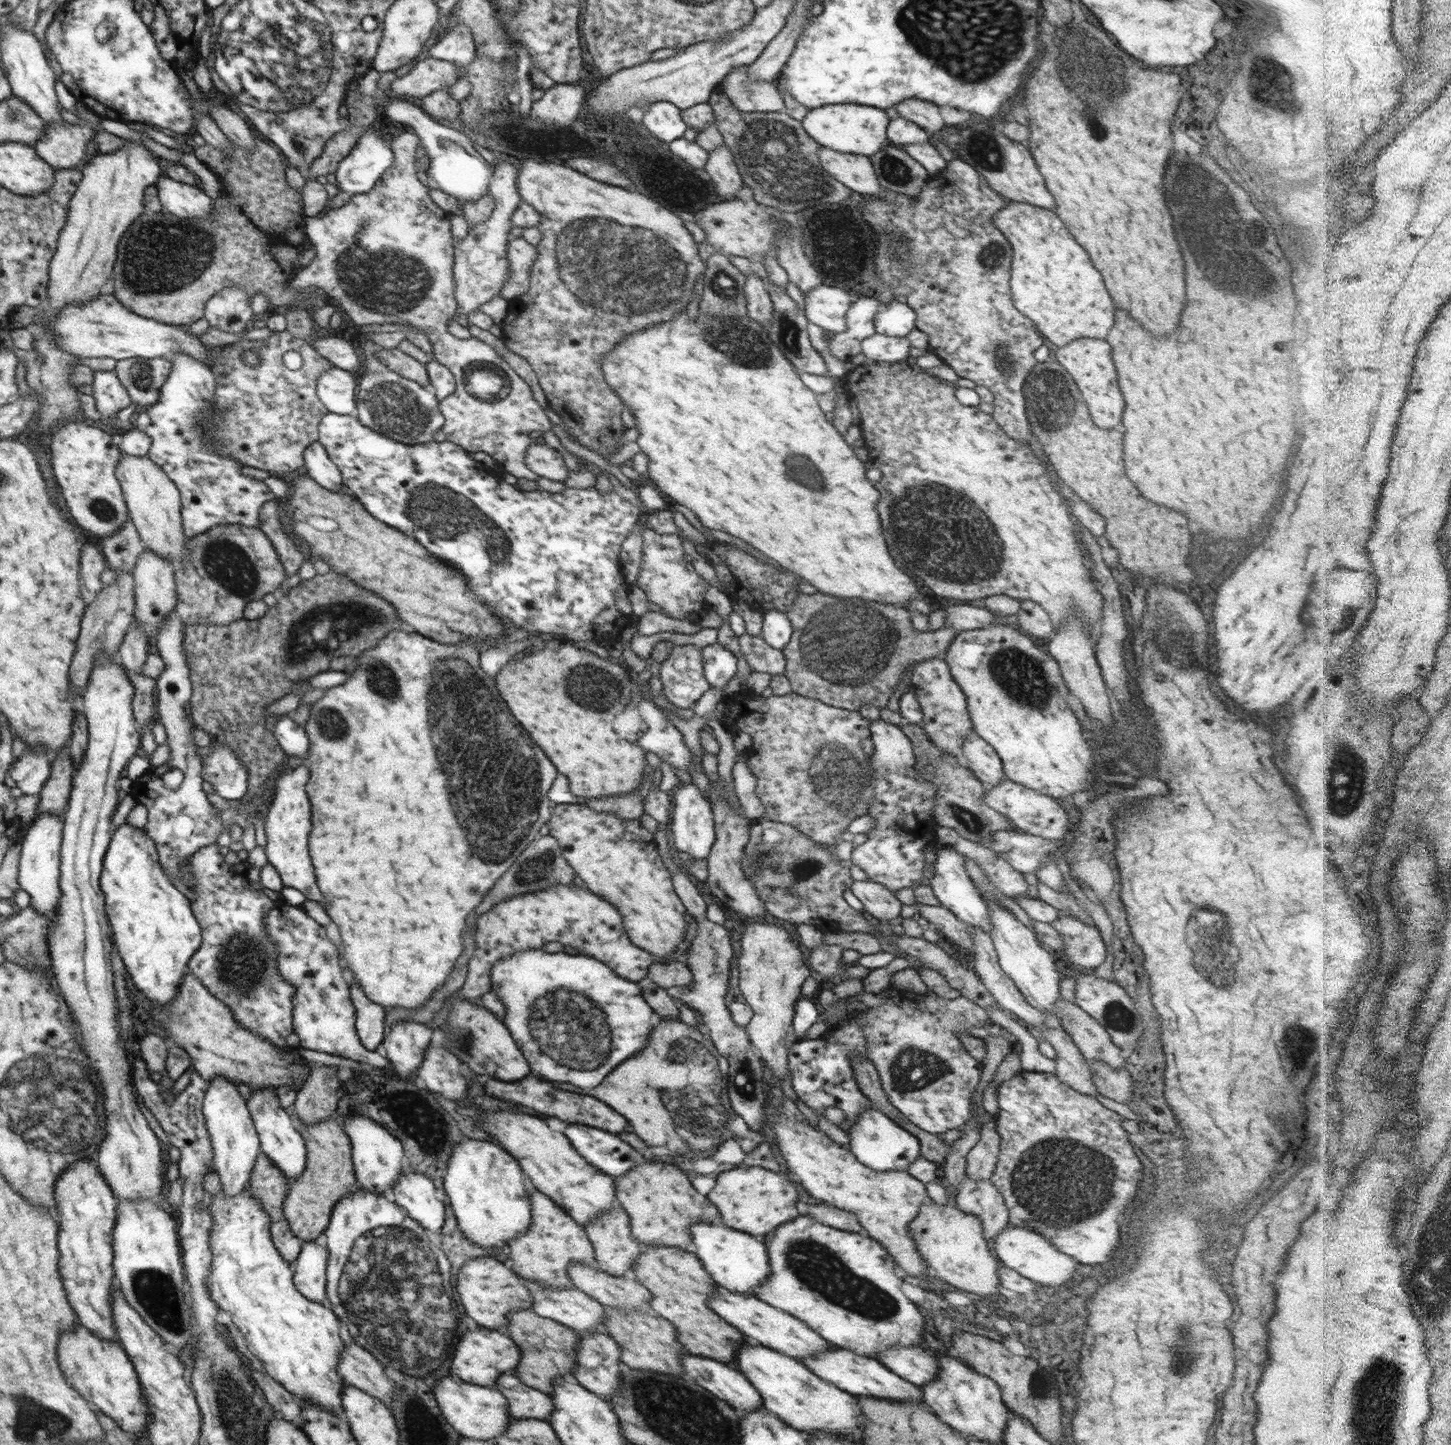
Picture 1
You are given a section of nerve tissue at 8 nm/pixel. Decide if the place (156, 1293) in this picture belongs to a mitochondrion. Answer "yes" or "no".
yes

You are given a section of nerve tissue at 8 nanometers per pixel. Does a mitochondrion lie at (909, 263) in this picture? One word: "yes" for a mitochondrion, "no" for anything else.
yes

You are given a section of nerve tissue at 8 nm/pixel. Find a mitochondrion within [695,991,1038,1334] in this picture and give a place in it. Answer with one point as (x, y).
(817, 1267)

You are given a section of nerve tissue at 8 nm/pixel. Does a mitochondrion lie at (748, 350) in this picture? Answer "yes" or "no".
yes

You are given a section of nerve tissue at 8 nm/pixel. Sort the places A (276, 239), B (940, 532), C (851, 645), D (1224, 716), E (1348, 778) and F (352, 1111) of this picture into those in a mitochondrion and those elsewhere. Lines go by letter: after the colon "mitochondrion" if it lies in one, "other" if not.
A: other
B: mitochondrion
C: mitochondrion
D: other
E: mitochondrion
F: other

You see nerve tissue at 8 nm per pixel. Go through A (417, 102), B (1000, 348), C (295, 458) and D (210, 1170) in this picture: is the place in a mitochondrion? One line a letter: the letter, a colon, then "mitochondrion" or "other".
A: other
B: mitochondrion
C: other
D: other

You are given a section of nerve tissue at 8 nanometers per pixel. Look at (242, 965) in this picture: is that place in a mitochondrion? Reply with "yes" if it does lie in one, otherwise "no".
yes

